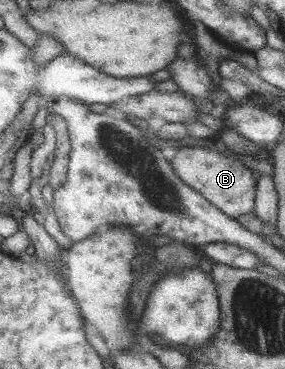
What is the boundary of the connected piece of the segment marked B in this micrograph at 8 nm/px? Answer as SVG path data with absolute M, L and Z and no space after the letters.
M185 146L176 150L172 158L172 166L177 175L188 186L194 187L210 200L219 210L230 215L233 219L243 217L243 214L255 212L256 194L258 193L258 176L251 168L247 168L243 162L235 158L235 152L219 152L221 150L207 150L207 148L191 148Z

